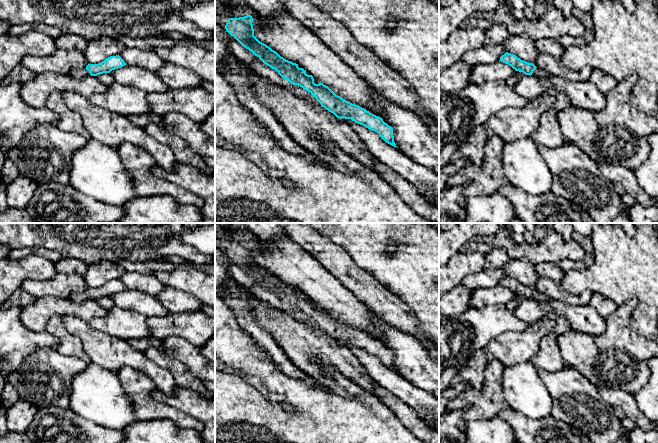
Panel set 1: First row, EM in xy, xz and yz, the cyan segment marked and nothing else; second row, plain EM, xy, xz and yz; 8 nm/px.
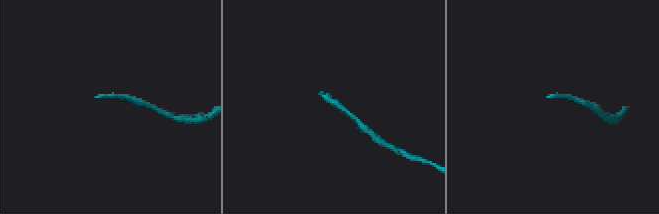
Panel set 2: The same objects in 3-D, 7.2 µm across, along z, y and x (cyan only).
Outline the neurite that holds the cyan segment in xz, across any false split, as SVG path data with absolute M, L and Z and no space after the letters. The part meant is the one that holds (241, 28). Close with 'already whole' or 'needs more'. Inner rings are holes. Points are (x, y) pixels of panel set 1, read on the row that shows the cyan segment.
M237 4L225 6L227 7L225 13L215 10L215 22L228 32L228 45L235 58L310 104L324 107L339 119L351 119L377 132L386 143L397 147L393 128L381 117L346 101L323 83L315 84L313 76L308 75L306 70L284 59L254 36L253 18L247 10Z; needs more

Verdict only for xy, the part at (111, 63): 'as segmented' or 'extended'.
extended

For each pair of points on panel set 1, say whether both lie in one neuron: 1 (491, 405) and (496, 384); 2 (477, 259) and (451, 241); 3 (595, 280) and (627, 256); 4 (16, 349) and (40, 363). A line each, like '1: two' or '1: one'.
1: one
2: two
3: one
4: two

